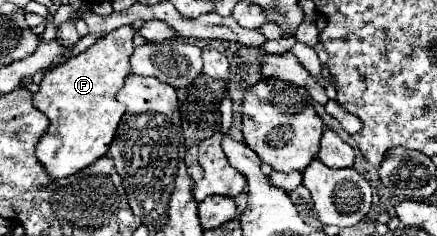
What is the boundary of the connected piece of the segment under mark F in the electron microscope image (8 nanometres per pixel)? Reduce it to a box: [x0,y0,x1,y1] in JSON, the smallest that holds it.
[34,26,134,178]

